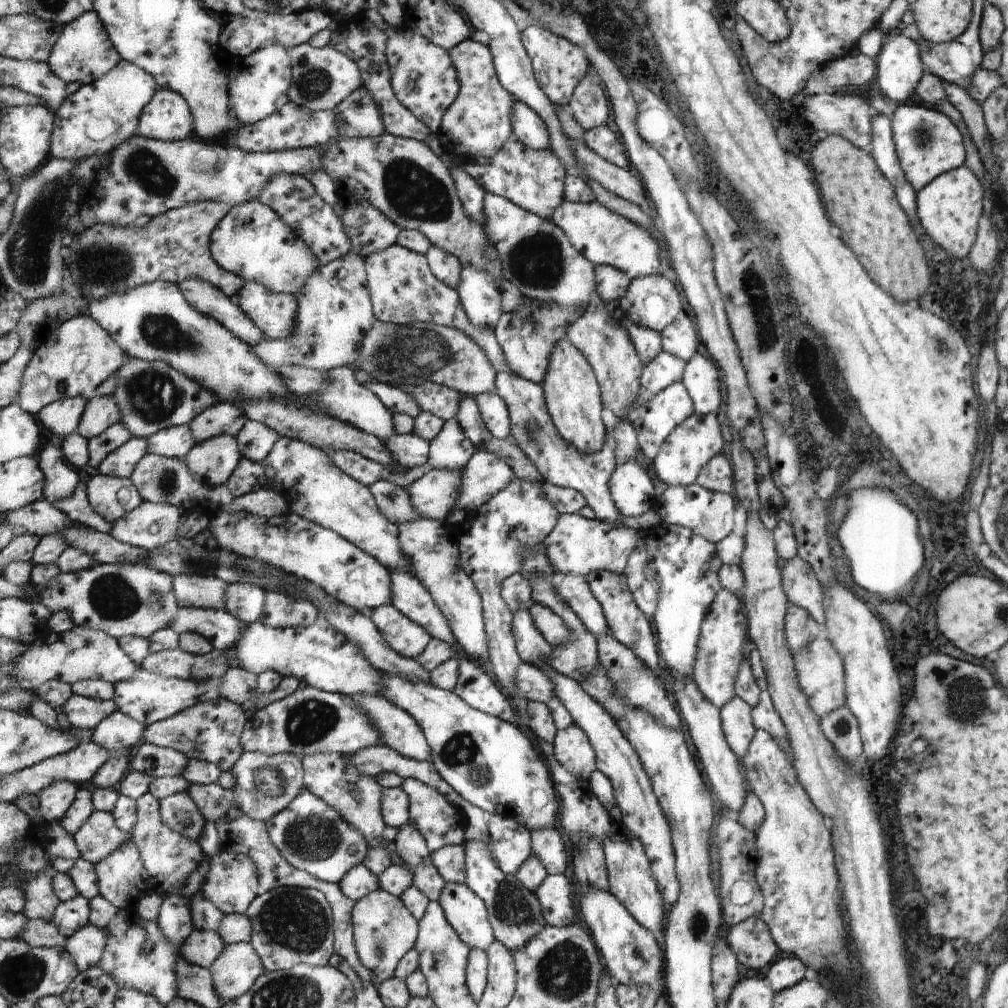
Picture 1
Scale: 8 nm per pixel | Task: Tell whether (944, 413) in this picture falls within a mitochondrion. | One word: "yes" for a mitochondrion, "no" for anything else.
no

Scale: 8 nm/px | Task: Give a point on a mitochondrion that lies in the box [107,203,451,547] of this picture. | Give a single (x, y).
(151, 397)

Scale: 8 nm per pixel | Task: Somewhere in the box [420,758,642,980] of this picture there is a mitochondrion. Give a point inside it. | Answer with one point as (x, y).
(512, 908)

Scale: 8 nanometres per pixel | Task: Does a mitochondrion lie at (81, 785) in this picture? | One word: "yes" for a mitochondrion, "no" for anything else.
no

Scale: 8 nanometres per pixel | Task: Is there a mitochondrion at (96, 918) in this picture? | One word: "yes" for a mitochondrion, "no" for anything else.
no

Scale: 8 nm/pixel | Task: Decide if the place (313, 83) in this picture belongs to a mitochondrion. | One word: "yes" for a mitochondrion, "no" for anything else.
yes

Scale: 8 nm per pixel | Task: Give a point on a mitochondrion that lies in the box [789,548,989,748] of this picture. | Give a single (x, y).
(842, 724)

